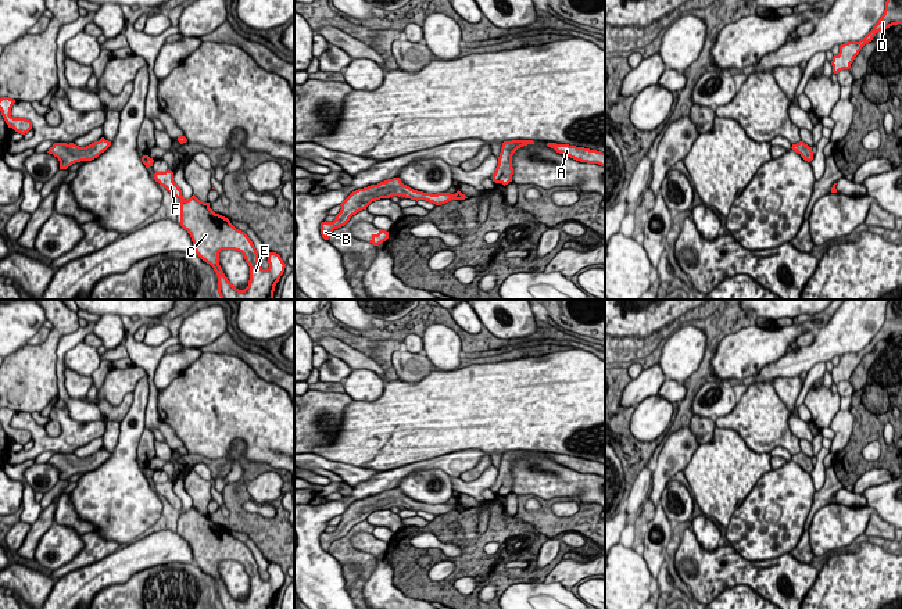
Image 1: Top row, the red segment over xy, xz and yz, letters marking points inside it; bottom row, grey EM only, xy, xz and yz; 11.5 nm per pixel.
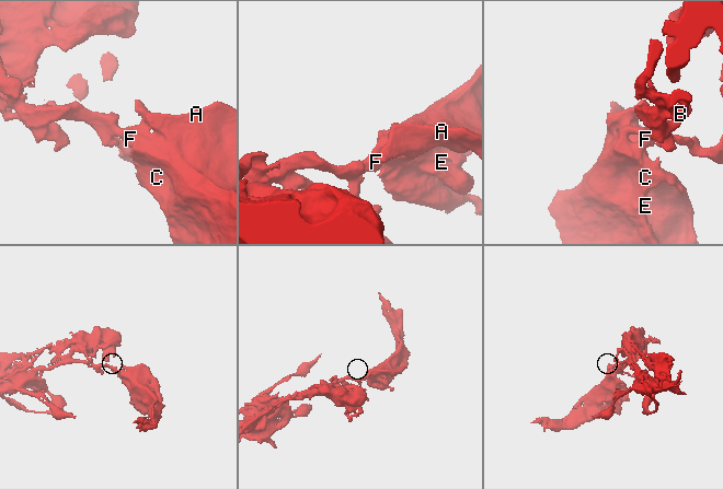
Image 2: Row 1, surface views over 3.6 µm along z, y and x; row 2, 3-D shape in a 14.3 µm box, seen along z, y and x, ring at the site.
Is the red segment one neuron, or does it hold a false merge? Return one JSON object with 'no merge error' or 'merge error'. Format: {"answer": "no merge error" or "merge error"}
{"answer": "no merge error"}

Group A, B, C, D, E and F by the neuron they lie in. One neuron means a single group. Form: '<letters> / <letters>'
A B C D E F

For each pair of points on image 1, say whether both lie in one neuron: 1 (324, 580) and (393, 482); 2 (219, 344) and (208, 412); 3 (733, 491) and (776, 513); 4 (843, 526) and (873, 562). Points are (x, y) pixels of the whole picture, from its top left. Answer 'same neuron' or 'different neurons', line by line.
1: same neuron
2: different neurons
3: different neurons
4: different neurons

